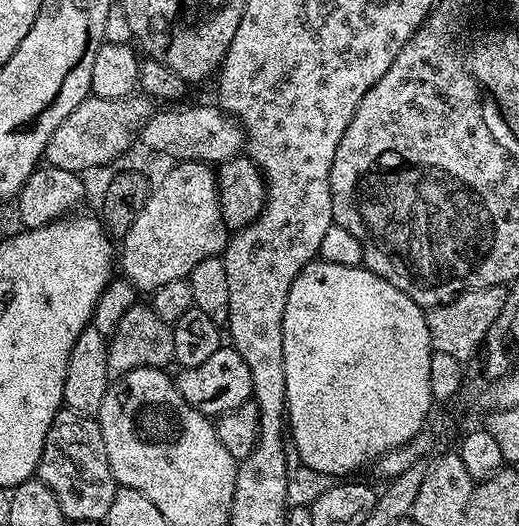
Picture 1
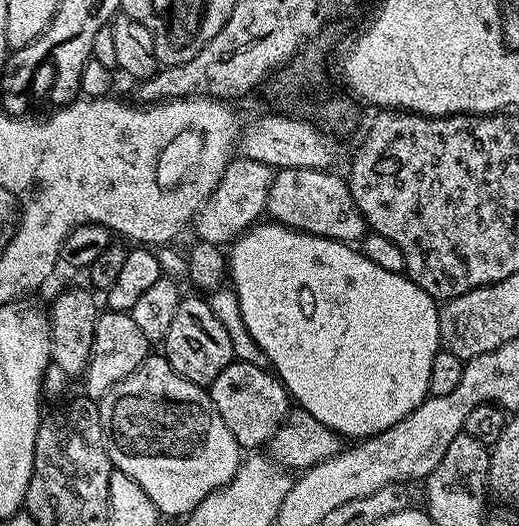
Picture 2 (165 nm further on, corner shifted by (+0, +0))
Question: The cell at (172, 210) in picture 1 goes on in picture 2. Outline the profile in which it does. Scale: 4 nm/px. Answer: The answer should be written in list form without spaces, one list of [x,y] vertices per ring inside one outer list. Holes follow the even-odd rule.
[[[245,156],[233,158],[226,166],[216,189],[196,213],[194,229],[200,235],[199,239],[206,244],[228,246],[236,237],[248,231],[265,215],[265,202],[273,175],[274,170],[262,162],[254,162]]]

